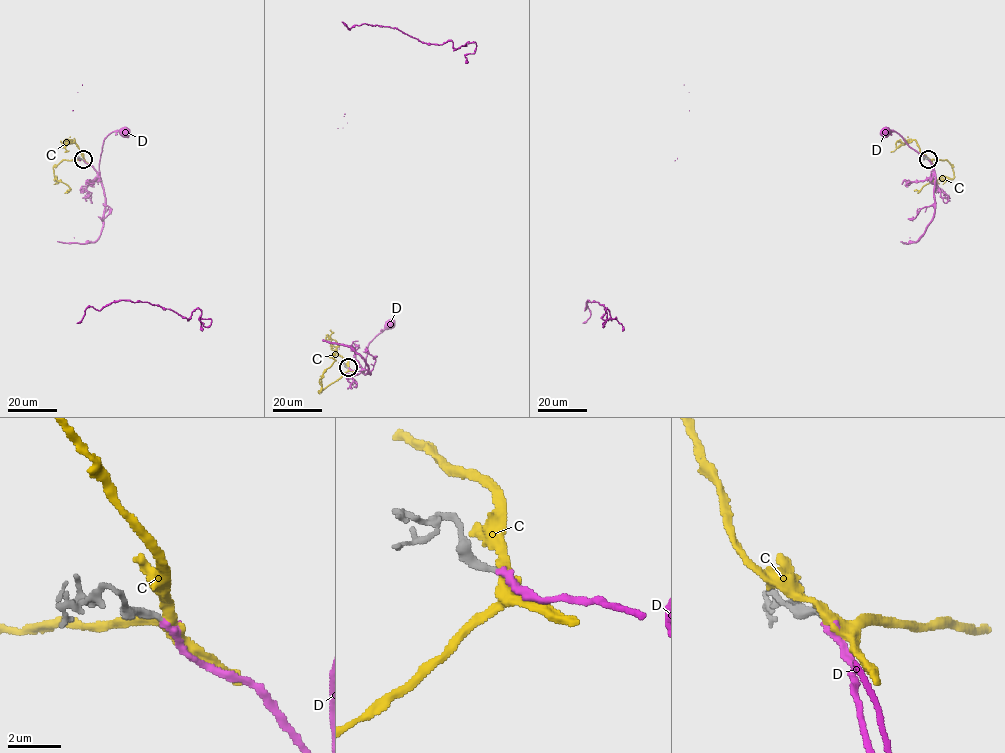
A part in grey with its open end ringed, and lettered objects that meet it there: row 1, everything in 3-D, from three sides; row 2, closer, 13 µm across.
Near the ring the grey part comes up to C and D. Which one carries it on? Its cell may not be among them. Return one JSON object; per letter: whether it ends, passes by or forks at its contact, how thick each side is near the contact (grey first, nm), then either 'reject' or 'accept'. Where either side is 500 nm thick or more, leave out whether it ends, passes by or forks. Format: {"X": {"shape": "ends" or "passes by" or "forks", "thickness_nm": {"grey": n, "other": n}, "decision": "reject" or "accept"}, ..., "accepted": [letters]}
{"C": {"shape": "passes by", "thickness_nm": {"grey": 240, "other": 360}, "decision": "reject"}, "D": {"shape": "ends", "thickness_nm": {"grey": 240, "other": 280}, "decision": "accept"}, "accepted": ["D"]}

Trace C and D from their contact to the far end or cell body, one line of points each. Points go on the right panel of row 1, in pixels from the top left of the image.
C: (929, 159), (946, 160), (953, 168), (954, 177), (940, 177), (914, 191)
D: (929, 159), (934, 172), (932, 164), (924, 155), (895, 131), (885, 131)

